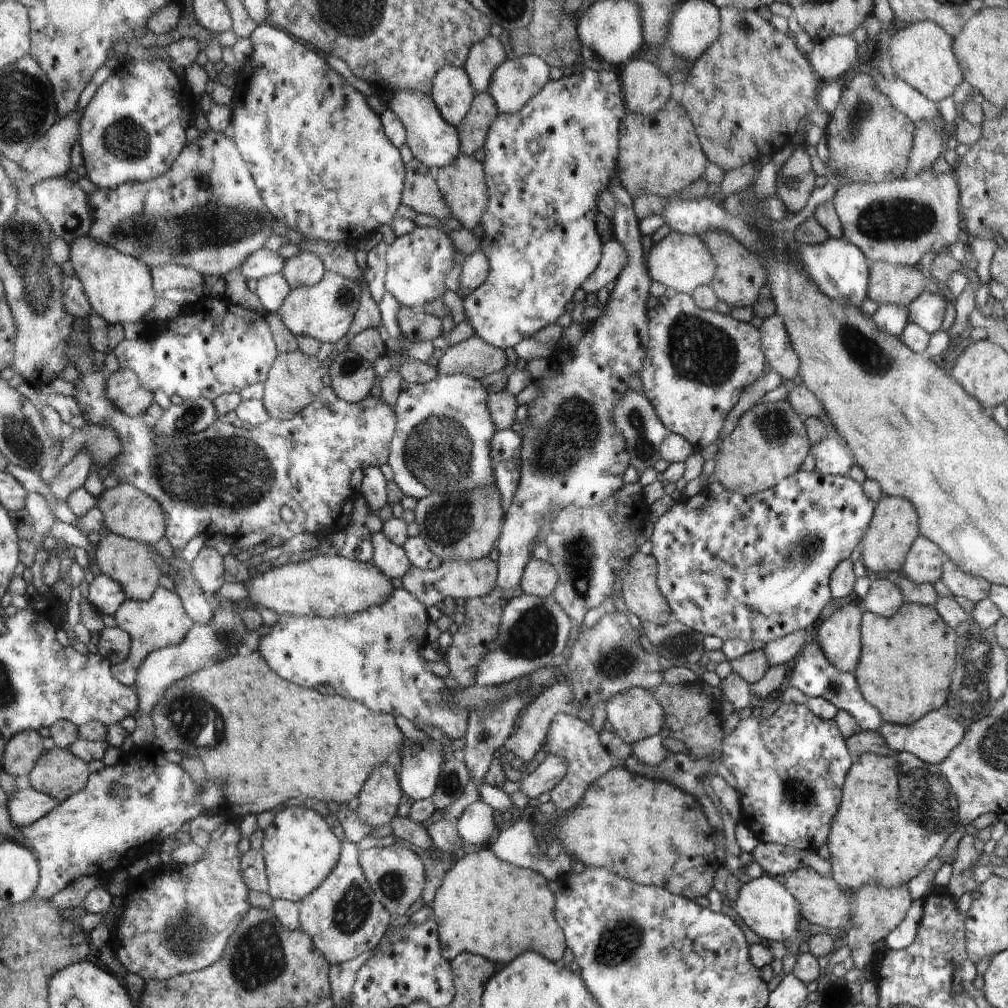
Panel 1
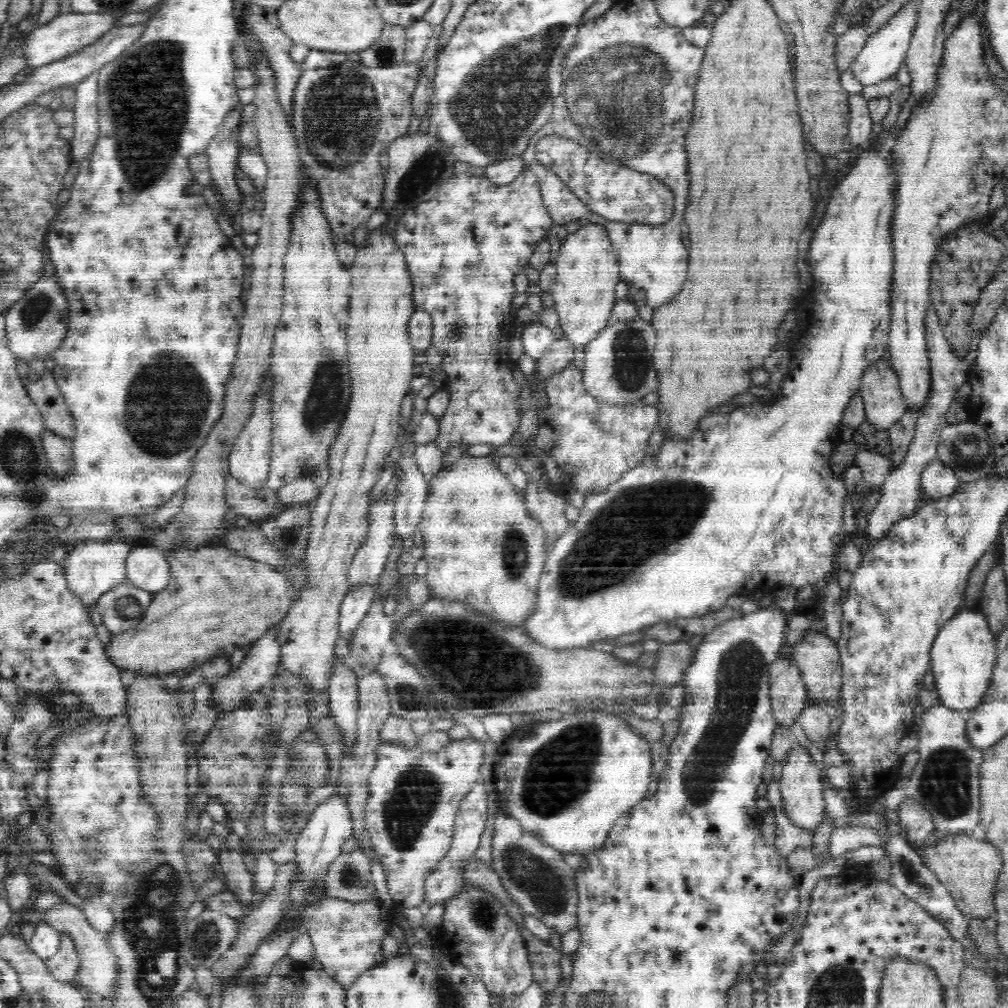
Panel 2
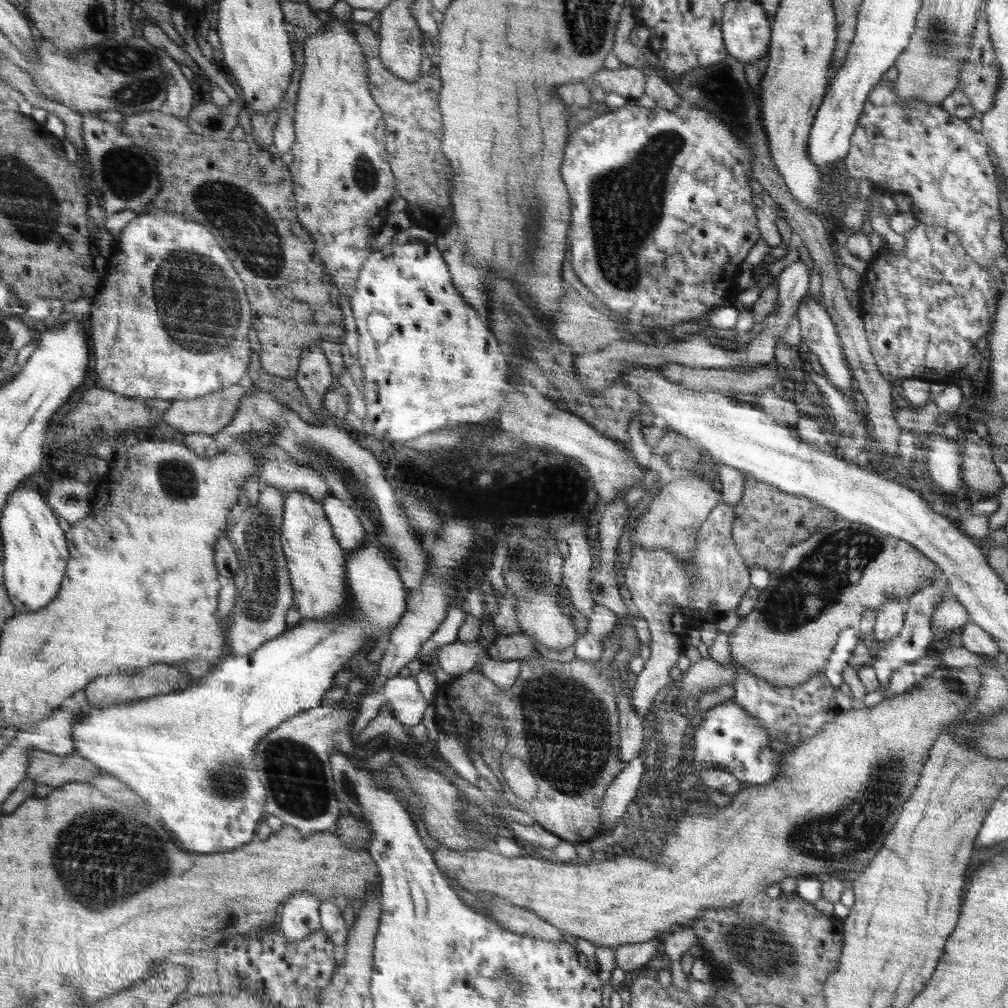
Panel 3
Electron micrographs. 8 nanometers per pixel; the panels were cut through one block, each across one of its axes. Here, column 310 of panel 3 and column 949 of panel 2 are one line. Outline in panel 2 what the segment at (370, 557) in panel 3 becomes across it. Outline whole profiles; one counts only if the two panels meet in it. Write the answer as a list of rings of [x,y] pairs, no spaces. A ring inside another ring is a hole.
[[[962,607],[941,629],[932,644],[930,666],[940,704],[965,713],[980,707],[990,686],[996,660],[996,638],[978,608]]]

